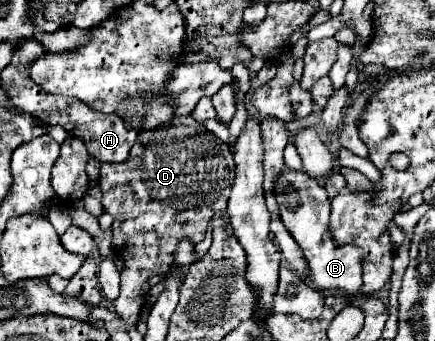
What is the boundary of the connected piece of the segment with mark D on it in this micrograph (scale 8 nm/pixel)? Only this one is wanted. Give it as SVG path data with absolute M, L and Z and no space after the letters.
M209 131L147 145L137 143L125 163L101 165L101 203L115 219L115 257L121 257L125 263L121 295L113 305L125 323L137 325L145 295L165 279L173 265L175 245L183 237L191 237L195 243L203 241L211 217L227 209L233 179L235 163L229 145Z

